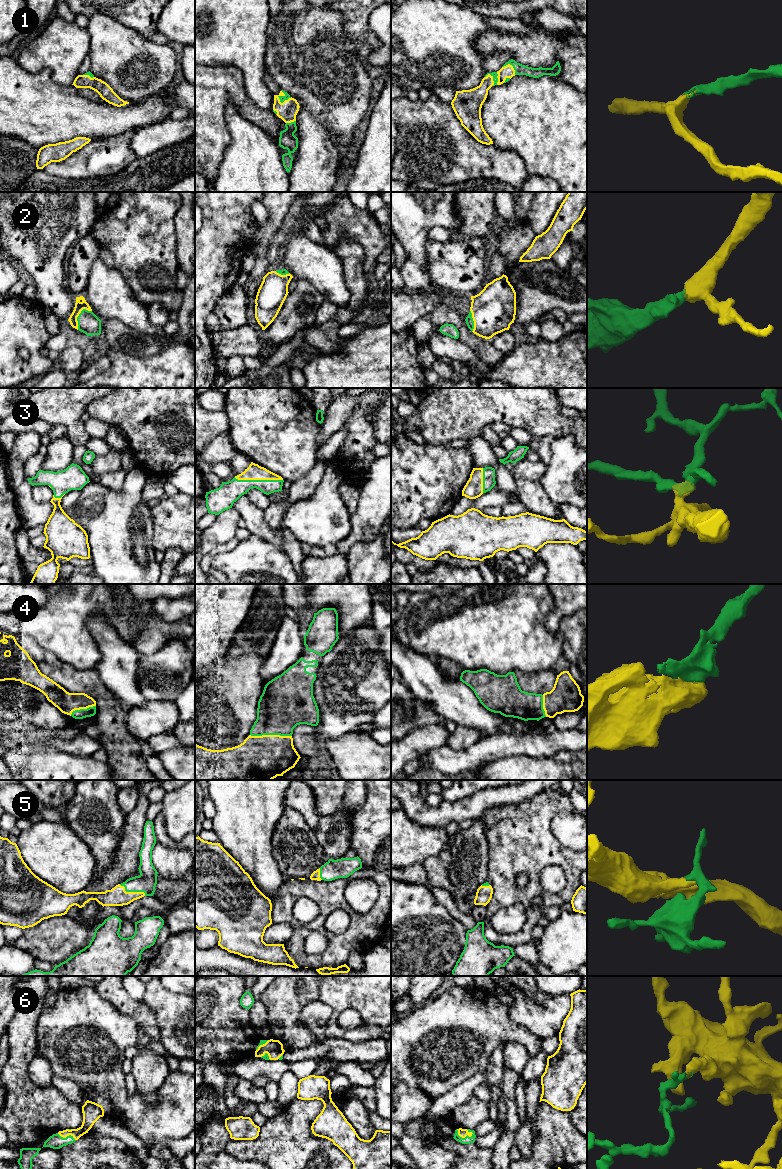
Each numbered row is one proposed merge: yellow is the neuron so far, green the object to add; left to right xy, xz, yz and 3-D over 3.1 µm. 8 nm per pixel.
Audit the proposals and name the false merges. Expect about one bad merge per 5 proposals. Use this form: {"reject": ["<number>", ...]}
{"reject": []}

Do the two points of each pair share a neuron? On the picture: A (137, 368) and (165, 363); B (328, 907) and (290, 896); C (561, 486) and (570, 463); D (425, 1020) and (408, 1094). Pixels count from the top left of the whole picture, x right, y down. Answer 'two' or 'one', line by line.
A: one
B: one
C: one
D: two

